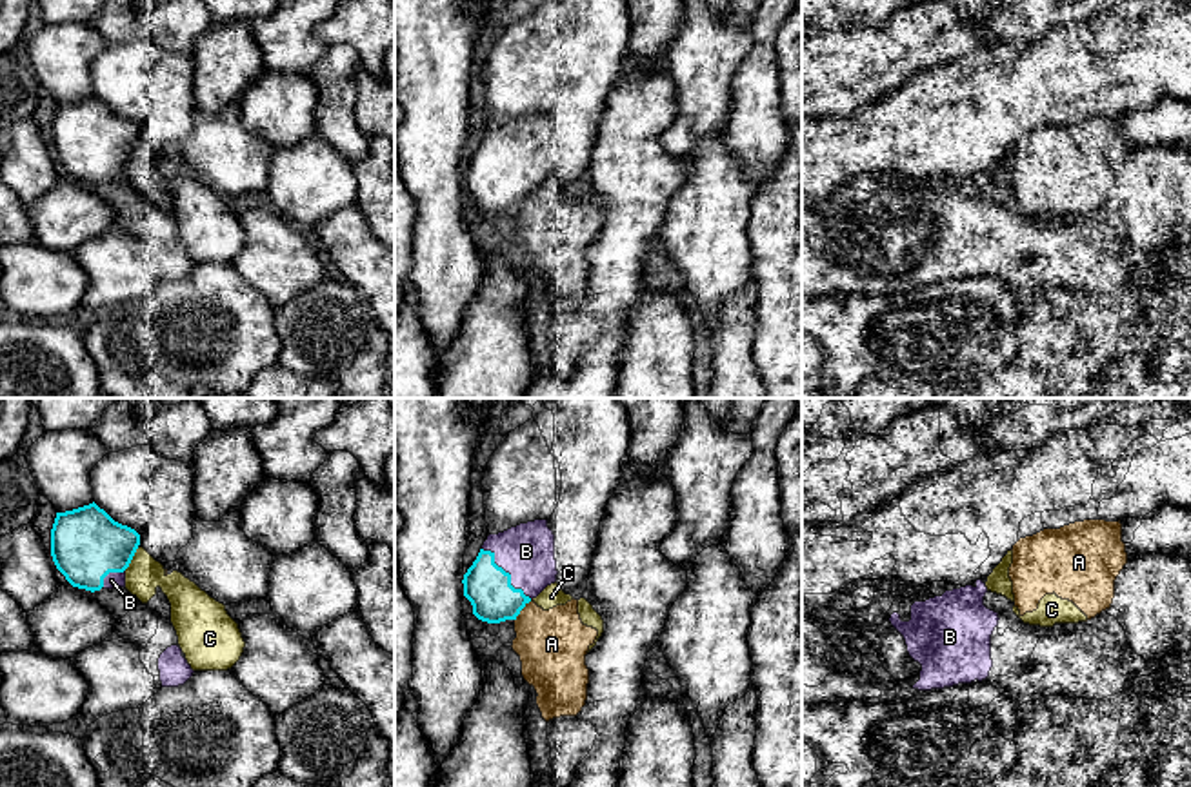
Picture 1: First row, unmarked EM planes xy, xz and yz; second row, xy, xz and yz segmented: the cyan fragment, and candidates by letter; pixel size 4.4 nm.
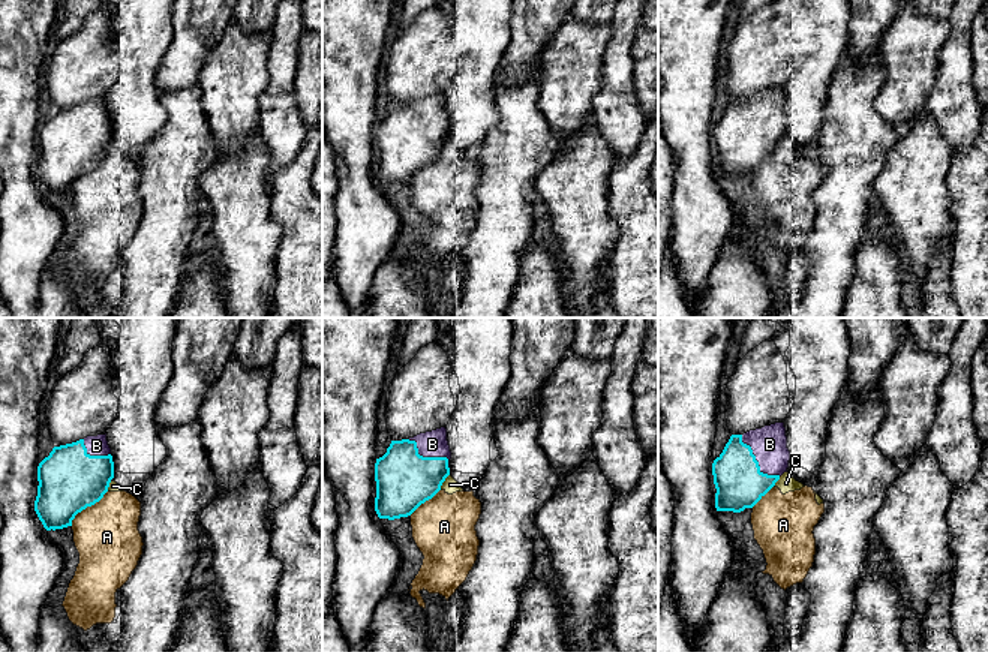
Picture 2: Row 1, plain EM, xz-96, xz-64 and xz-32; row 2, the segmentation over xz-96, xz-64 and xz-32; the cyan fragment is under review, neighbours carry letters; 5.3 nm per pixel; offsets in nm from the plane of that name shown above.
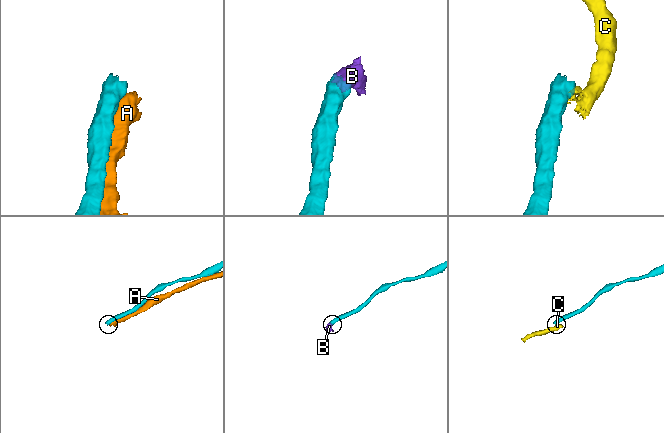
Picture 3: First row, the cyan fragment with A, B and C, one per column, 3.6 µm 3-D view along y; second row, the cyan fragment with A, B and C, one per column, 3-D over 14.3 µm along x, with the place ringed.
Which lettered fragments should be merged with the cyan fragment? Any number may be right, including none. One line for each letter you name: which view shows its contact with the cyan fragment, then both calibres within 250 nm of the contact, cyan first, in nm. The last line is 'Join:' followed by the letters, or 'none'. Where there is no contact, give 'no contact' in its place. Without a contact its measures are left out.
Join: none

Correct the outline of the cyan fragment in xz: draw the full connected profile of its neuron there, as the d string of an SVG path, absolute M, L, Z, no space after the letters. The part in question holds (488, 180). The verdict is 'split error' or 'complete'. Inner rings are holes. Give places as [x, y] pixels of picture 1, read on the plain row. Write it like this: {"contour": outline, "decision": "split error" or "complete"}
{"contour": "M480 142L462 176L464 189L473 198L473 207L487 216L516 213L531 194L522 182L511 178L511 167L495 156L491 144Z", "decision": "complete"}

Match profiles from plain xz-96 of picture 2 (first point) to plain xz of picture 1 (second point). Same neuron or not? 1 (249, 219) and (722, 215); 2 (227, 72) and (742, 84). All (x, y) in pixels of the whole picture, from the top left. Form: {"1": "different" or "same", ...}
{"1": "same", "2": "different"}

